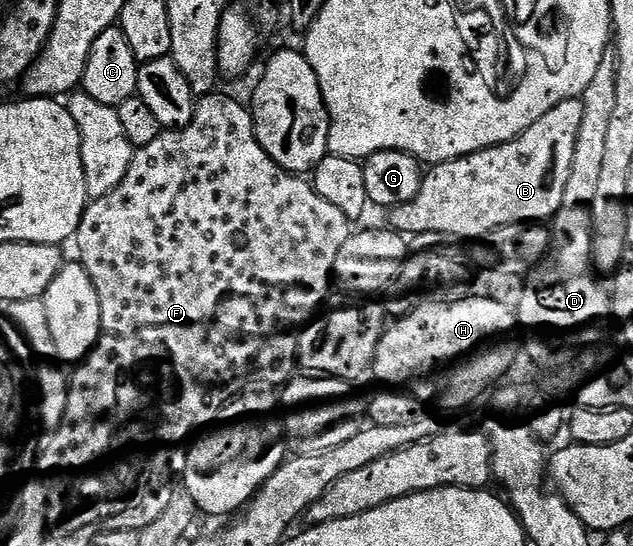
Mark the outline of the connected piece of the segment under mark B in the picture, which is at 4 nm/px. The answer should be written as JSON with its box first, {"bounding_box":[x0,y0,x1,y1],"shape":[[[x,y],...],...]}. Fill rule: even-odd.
{"bounding_box":[389,99,584,238],"shape":[[[581,99],[562,100],[560,106],[548,110],[544,118],[540,118],[540,122],[528,126],[528,130],[524,130],[524,134],[520,134],[515,140],[433,165],[423,175],[420,194],[416,194],[416,198],[412,198],[412,202],[404,202],[389,209],[389,227],[403,234],[438,231],[449,238],[481,238],[502,224],[553,221],[564,202],[564,186],[568,186],[568,174],[572,174],[572,150],[576,150],[580,118],[584,118]]]}

